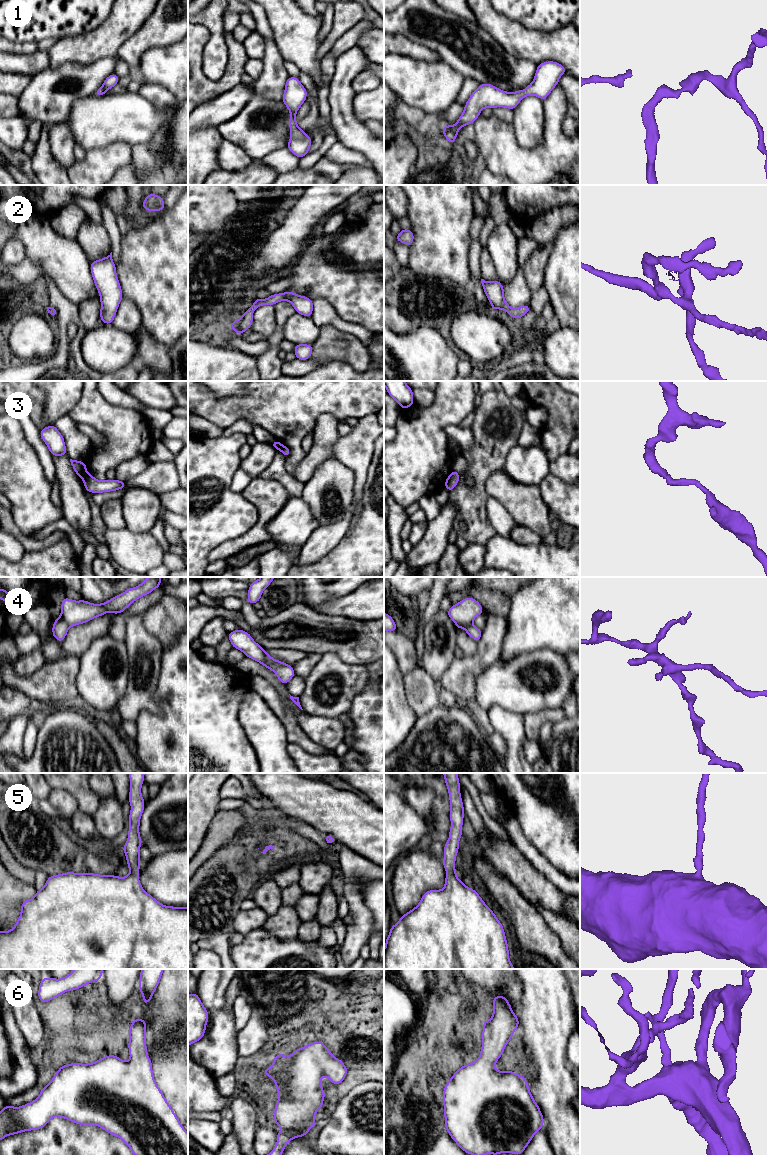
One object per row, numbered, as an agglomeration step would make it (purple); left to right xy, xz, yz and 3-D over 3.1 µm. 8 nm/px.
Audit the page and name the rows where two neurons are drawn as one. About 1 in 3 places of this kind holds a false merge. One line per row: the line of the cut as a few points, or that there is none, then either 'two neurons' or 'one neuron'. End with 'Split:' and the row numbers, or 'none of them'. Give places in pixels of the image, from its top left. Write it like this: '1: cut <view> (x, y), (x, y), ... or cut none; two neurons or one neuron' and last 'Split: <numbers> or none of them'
1: cut none; one neuron
2: cut none; one neuron
3: cut xy (87, 472), (83, 479); two neurons
4: cut xz (264, 652), (264, 661), (268, 665), (286, 665); two neurons
5: cut none; one neuron
6: cut none; one neuron
Split: 3, 4

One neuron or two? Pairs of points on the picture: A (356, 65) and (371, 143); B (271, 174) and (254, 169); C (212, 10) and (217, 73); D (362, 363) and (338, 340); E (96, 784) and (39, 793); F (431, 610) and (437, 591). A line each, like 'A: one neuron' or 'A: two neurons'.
A: one neuron
B: one neuron
C: one neuron
D: one neuron
E: two neurons
F: one neuron

